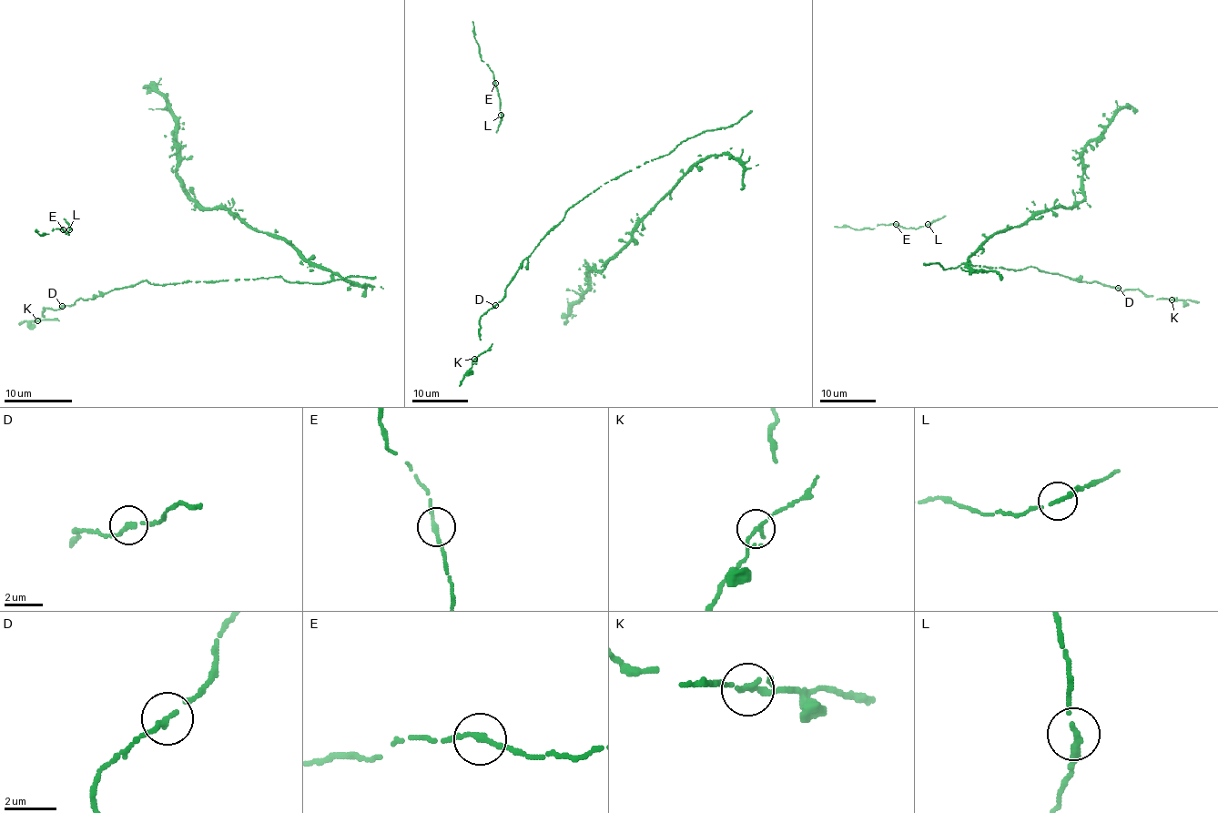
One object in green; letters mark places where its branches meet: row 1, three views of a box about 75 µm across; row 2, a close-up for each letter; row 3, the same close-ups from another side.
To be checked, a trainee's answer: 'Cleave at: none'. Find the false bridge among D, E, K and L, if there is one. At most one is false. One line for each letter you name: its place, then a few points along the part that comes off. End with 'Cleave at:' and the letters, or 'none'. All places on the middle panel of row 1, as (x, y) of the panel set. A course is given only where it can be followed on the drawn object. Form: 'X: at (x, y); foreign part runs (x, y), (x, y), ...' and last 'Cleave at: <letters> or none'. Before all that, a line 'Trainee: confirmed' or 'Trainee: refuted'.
Trainee: confirmed
Cleave at: none

